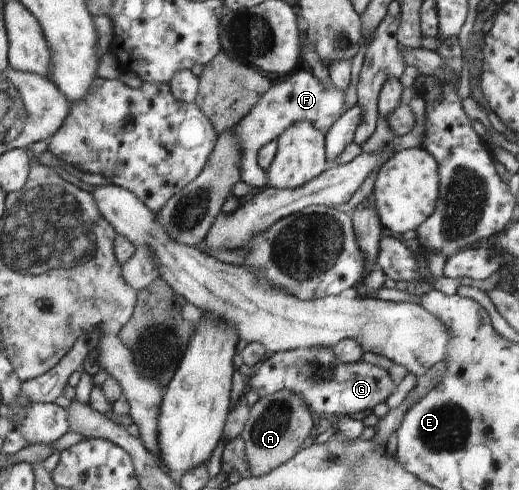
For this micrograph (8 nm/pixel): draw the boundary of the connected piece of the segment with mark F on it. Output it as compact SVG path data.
M307 66L298 67L290 73L288 79L276 81L270 88L270 93L266 93L256 104L248 116L240 121L232 129L238 137L238 146L241 150L241 180L248 185L260 189L267 186L267 172L258 165L258 153L269 141L274 141L285 132L286 128L294 125L296 121L308 121L317 126L322 133L328 133L333 127L334 121L346 112L346 91L332 87L324 87L317 77Z

